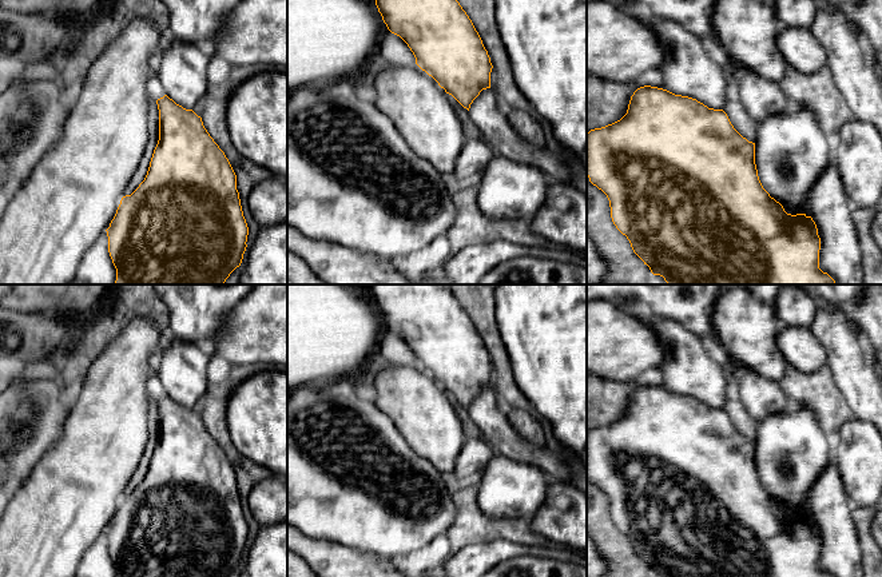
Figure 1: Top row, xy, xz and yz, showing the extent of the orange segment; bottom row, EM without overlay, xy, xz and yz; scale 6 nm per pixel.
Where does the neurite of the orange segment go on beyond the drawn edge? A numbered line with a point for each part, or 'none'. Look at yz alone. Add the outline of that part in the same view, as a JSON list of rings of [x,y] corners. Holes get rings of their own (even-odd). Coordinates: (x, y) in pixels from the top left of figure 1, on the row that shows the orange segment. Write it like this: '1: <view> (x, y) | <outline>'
1: yz (688, 71) | [[[639,19],[655,32],[664,49],[657,69],[667,81],[667,91],[696,99],[708,108],[723,110],[732,80],[730,67],[714,61],[700,37],[682,24],[666,19]]]

